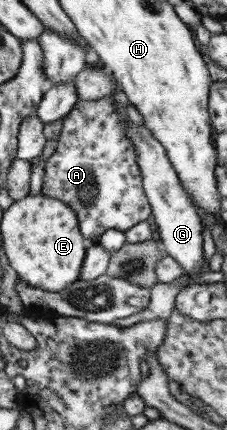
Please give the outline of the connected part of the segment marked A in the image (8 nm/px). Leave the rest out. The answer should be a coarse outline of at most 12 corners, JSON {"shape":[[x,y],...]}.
{"shape":[[113,96],[62,120],[42,192],[82,234],[150,221],[137,147]]}

